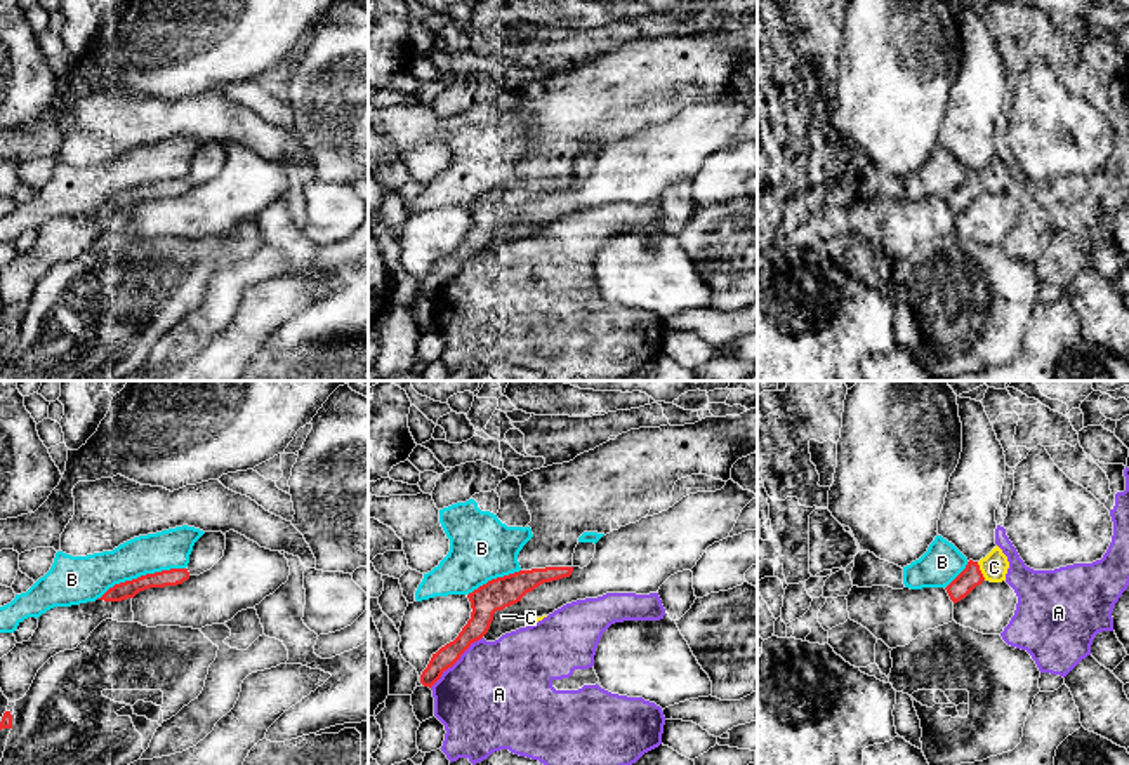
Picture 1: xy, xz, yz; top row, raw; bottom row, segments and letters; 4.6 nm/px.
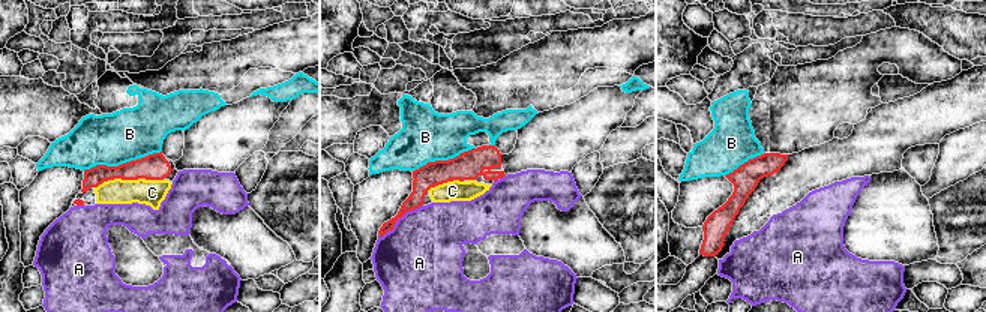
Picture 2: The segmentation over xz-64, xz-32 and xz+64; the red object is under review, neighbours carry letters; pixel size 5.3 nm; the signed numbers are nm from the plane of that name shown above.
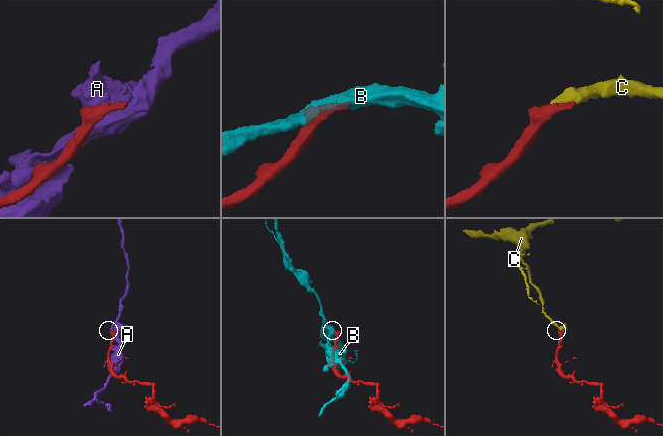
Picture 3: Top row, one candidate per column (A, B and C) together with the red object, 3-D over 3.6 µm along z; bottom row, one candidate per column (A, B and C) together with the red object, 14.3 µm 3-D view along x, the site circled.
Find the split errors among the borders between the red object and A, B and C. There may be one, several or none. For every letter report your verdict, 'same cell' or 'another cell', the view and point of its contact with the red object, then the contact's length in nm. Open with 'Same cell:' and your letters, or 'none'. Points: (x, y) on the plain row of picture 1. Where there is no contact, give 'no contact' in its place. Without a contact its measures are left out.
Same cell: C
A: another cell; contact xz (455, 272); length 340 nm
B: another cell; contact xy (141, 186); length 440 nm
C: same cell; contact yz (980, 181); length 100 nm

